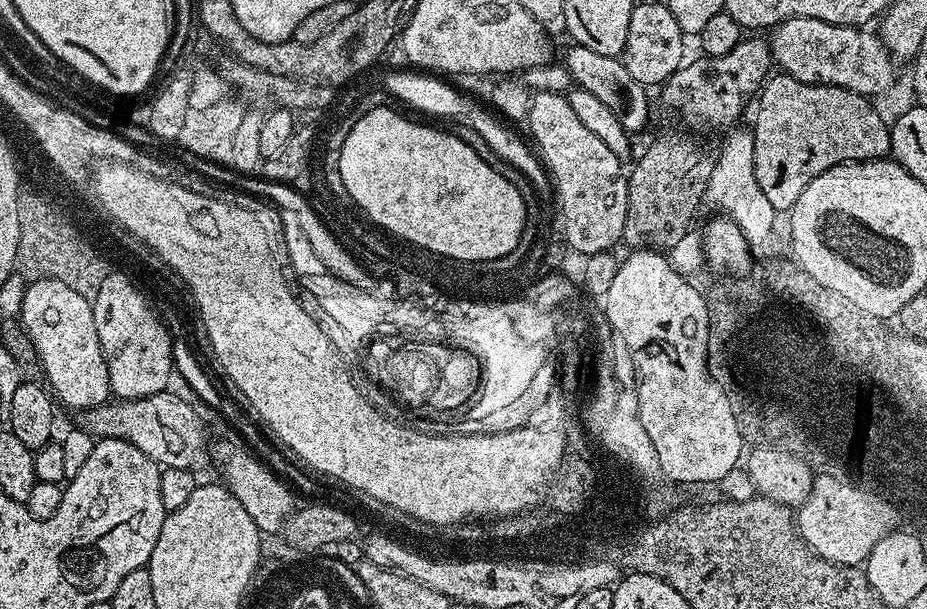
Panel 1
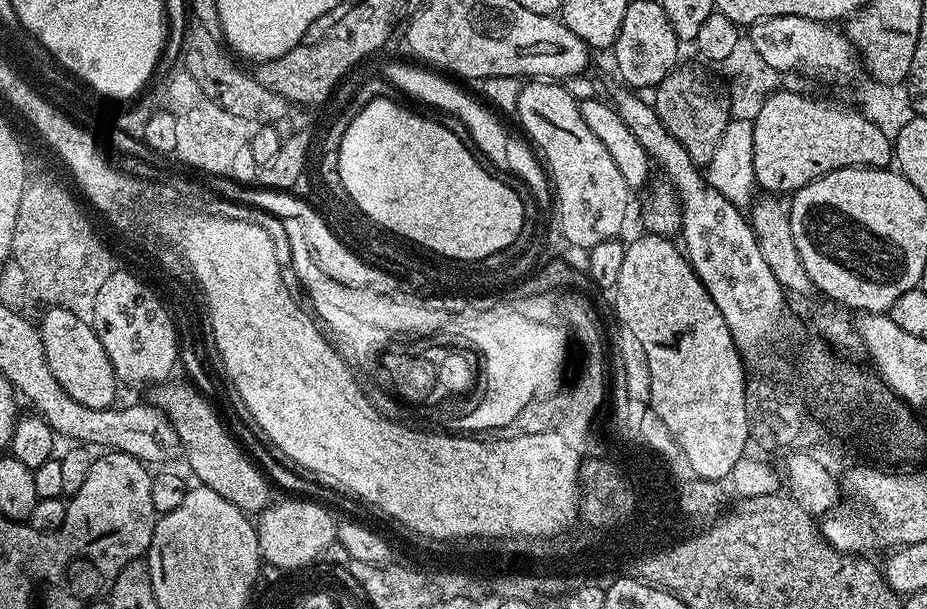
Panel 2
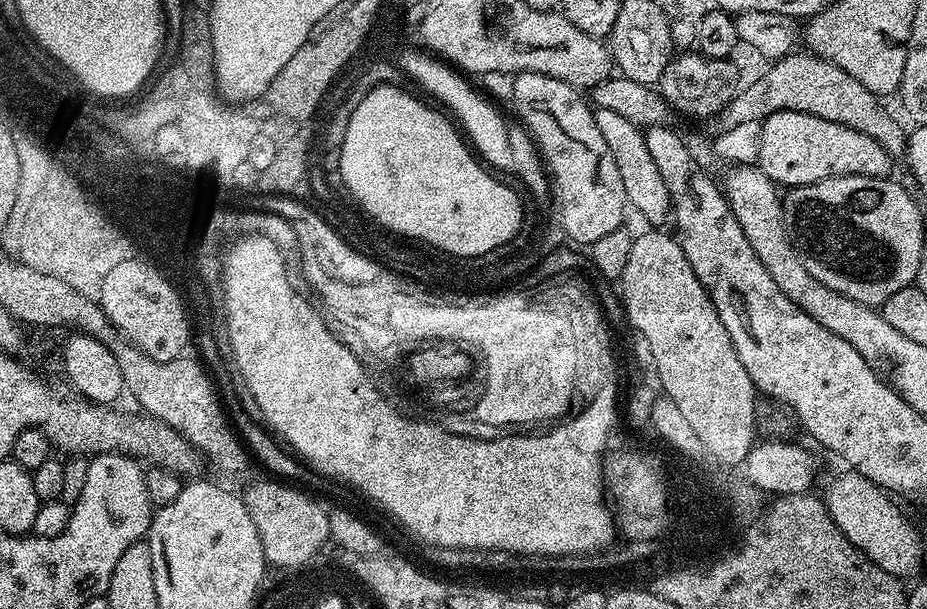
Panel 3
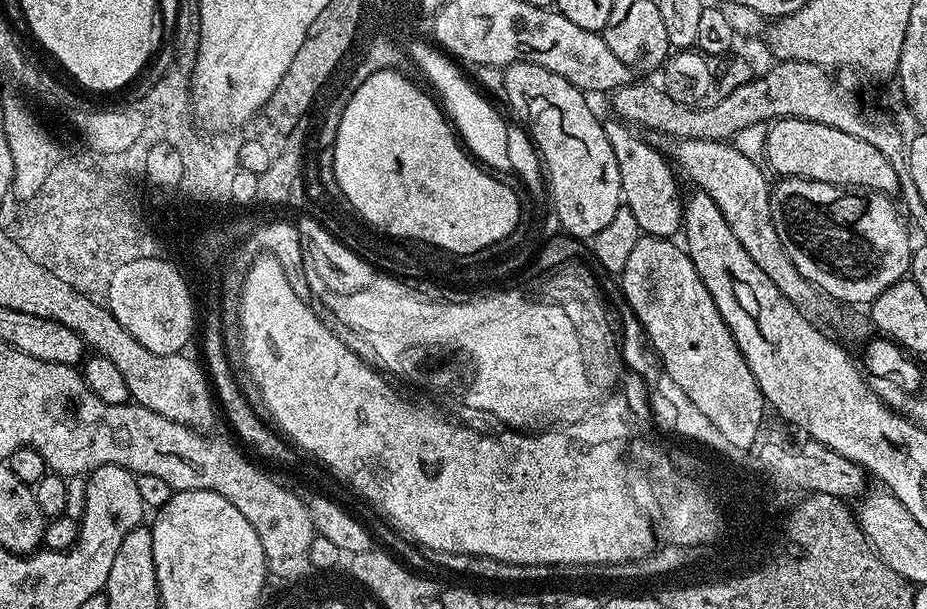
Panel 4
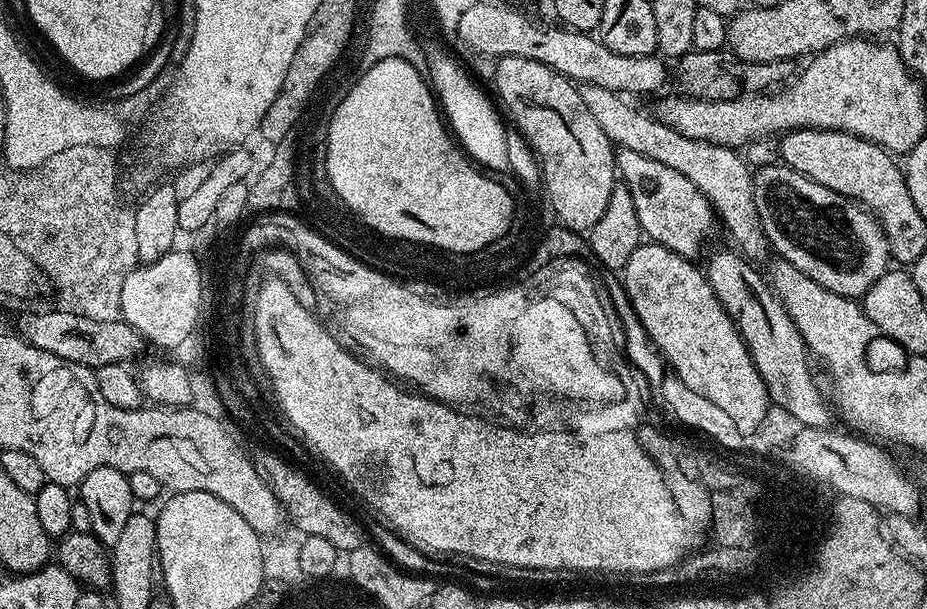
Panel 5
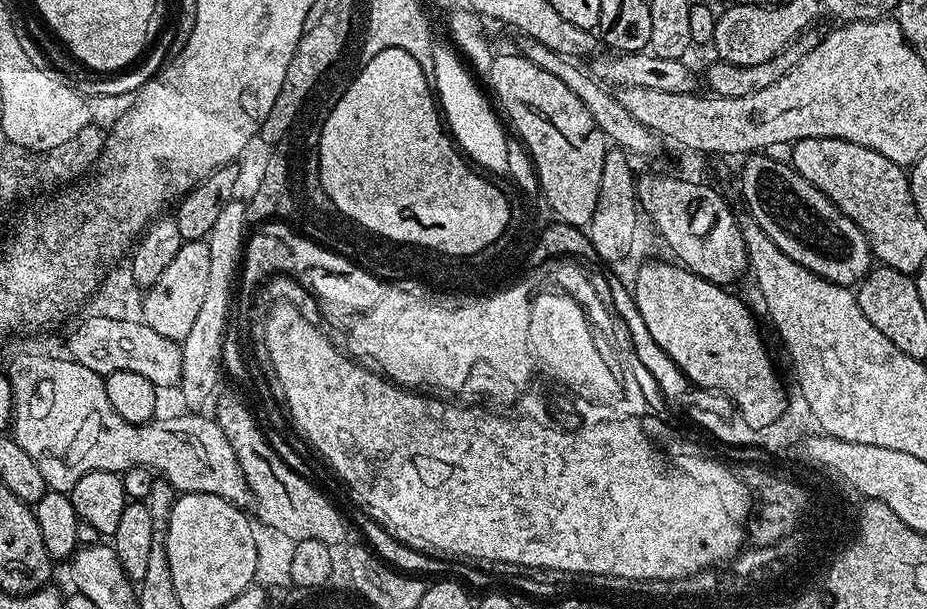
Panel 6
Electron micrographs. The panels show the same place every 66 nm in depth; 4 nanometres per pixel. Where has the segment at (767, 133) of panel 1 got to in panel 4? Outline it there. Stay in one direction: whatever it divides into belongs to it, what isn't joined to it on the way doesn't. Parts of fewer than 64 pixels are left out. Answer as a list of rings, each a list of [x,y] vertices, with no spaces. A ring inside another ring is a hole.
[[[777,119],[769,127],[764,142],[764,160],[780,178],[793,176],[799,180],[821,180],[853,190],[875,190],[889,194],[895,193],[899,186],[893,166],[877,147],[854,134],[846,134],[843,130],[814,121]]]

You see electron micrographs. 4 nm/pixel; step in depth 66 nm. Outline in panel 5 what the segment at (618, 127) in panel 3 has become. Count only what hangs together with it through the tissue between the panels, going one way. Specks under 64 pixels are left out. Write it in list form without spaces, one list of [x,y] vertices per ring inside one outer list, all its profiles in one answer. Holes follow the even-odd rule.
[[[626,148],[616,152],[616,170],[619,179],[630,190],[630,198],[634,198],[641,233],[651,243],[674,250],[674,254],[696,258],[700,243],[718,228],[712,203],[700,193],[698,186],[694,186],[686,174],[678,174],[678,170],[670,170],[670,166],[662,166],[662,162],[654,162],[654,158],[646,158]]]

